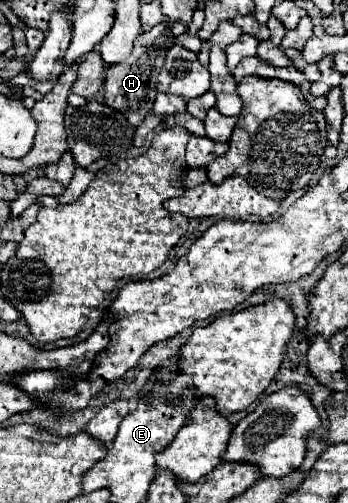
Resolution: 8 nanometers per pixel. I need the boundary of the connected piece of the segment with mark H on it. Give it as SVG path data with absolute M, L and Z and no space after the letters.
M163 21L159 25L155 25L151 31L141 33L135 39L135 47L133 53L129 55L129 59L125 63L113 65L105 71L105 83L103 83L103 103L107 107L113 107L115 111L119 111L123 117L127 117L127 121L137 127L147 113L151 113L153 101L157 97L157 75L163 67L165 55L171 49L167 45L167 39L179 37L181 33L185 33L185 25L183 23L171 23L171 21Z

